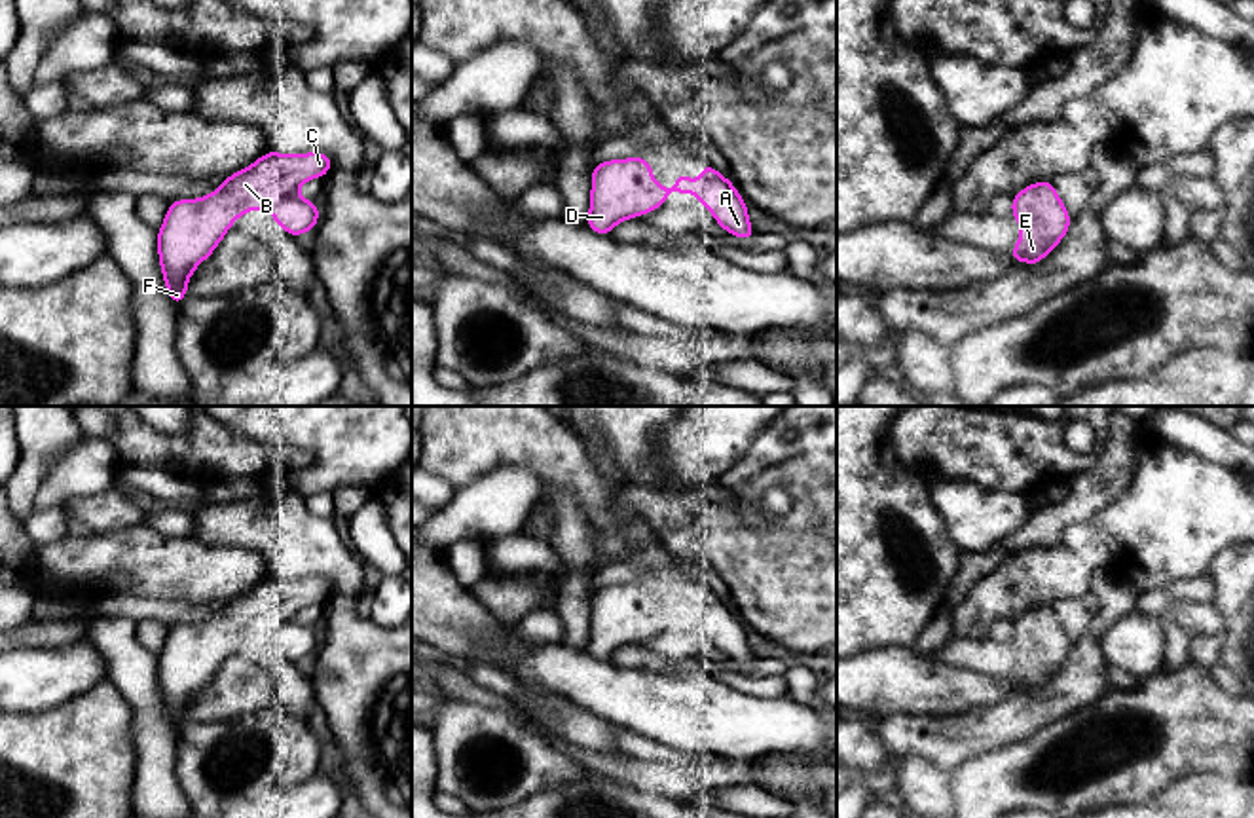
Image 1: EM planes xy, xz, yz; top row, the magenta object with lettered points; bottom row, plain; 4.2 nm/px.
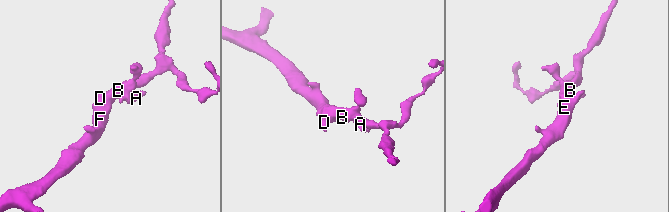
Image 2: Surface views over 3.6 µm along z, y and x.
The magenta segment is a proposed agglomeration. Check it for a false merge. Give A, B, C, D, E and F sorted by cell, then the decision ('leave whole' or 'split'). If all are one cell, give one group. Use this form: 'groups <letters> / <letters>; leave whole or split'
groups A B C / D E F; split

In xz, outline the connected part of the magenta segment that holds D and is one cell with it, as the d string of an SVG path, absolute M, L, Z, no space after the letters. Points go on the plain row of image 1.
M609 585L592 592L592 615L586 651L599 660L628 643L643 641L645 630L639 623L641 585Z

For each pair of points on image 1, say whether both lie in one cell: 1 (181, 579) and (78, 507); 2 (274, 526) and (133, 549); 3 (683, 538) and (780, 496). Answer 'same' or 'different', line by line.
1: different
2: different
3: different

